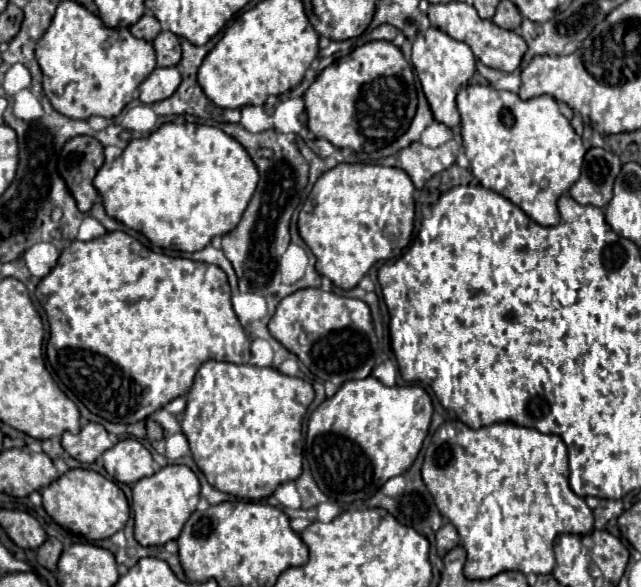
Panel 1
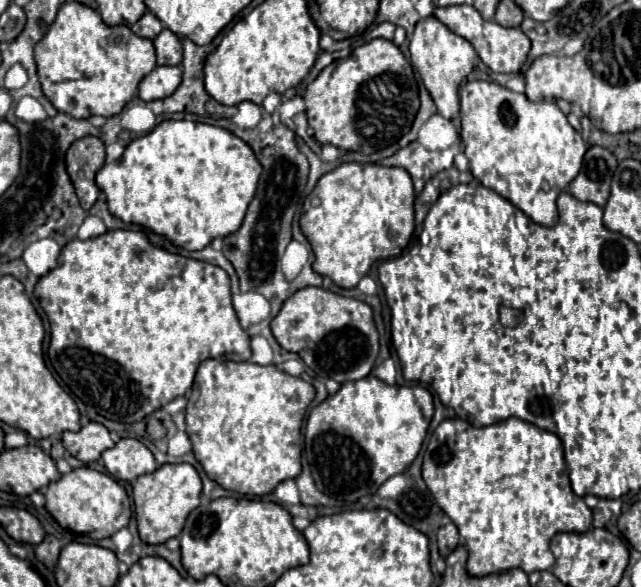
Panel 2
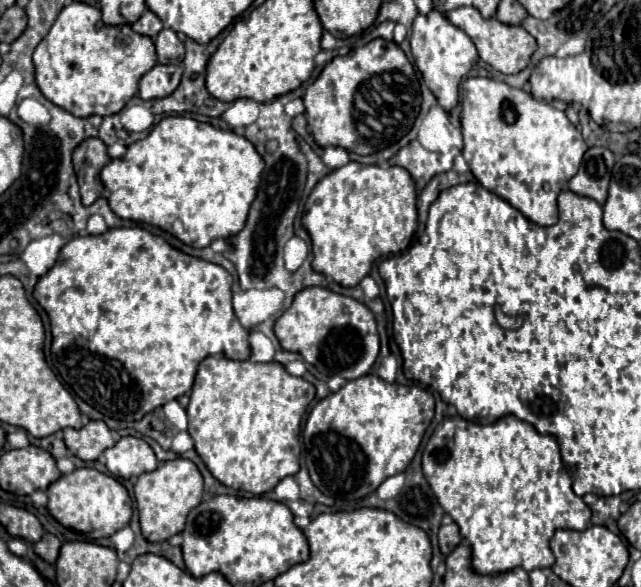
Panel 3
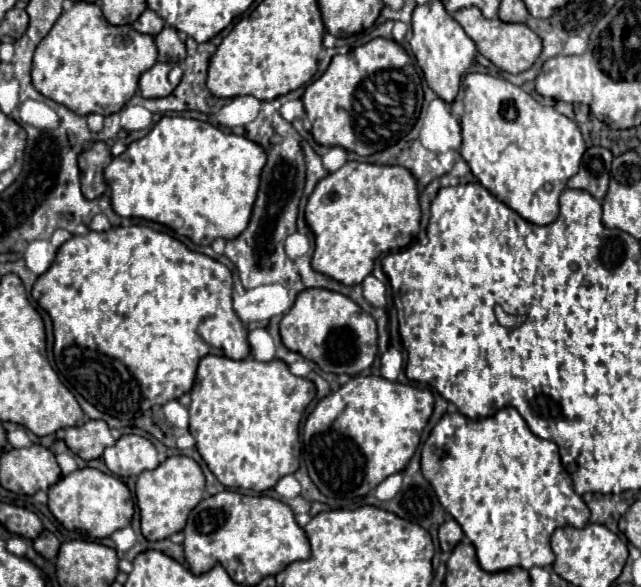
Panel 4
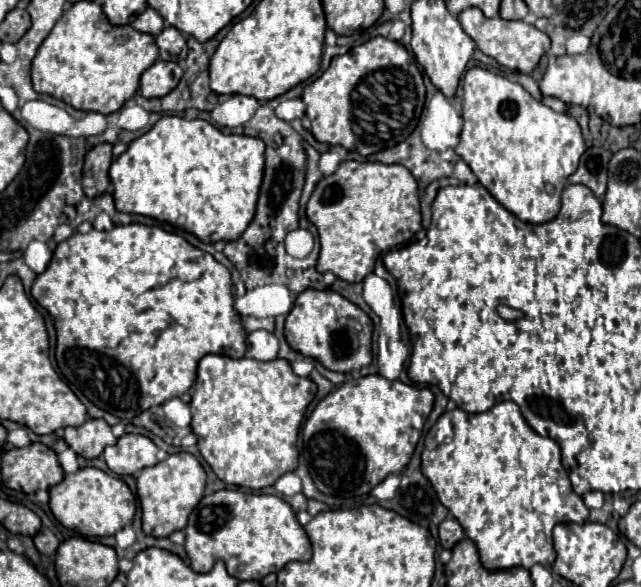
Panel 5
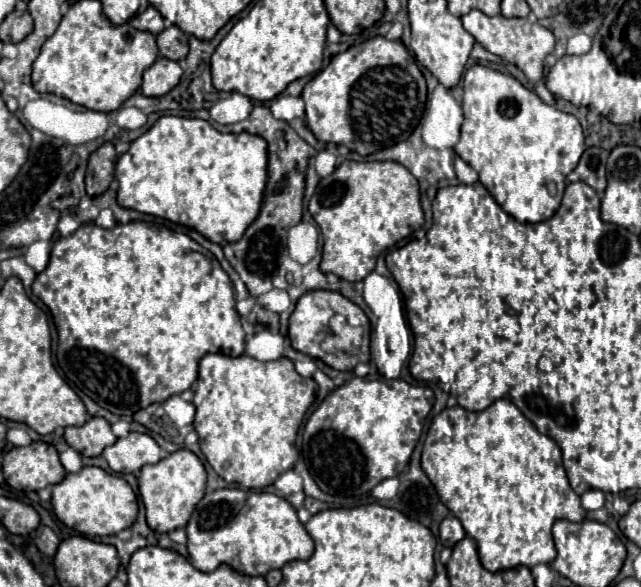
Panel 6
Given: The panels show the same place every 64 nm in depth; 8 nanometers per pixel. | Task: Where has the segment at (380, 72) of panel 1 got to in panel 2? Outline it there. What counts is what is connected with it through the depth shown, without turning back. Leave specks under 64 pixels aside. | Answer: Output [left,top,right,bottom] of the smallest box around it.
[304,38,420,154]

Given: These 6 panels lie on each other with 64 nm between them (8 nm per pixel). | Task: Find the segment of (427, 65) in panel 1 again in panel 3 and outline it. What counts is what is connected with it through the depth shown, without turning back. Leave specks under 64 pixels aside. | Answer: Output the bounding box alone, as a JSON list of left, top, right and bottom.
[410,8,478,110]

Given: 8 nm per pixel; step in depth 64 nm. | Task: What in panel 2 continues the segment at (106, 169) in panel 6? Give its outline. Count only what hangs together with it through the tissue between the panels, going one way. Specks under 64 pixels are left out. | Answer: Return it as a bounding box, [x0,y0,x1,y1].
[66,136,104,210]

